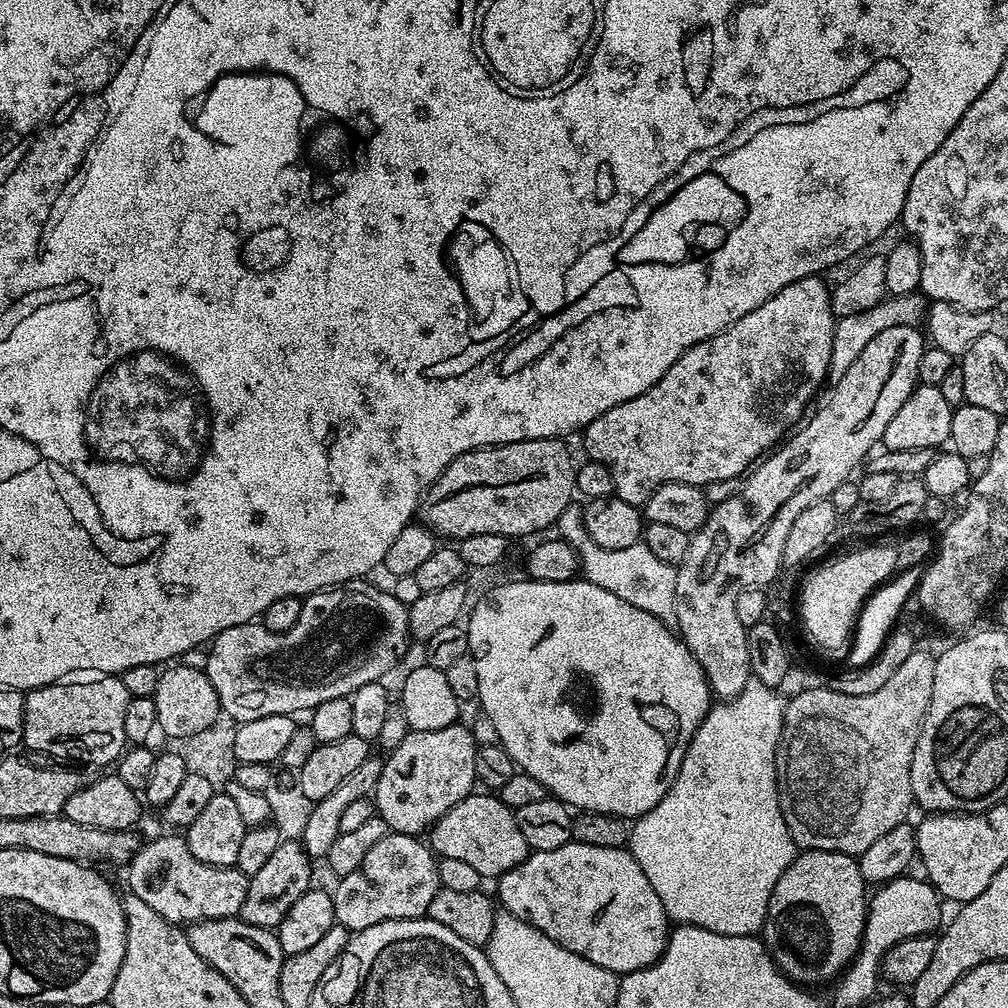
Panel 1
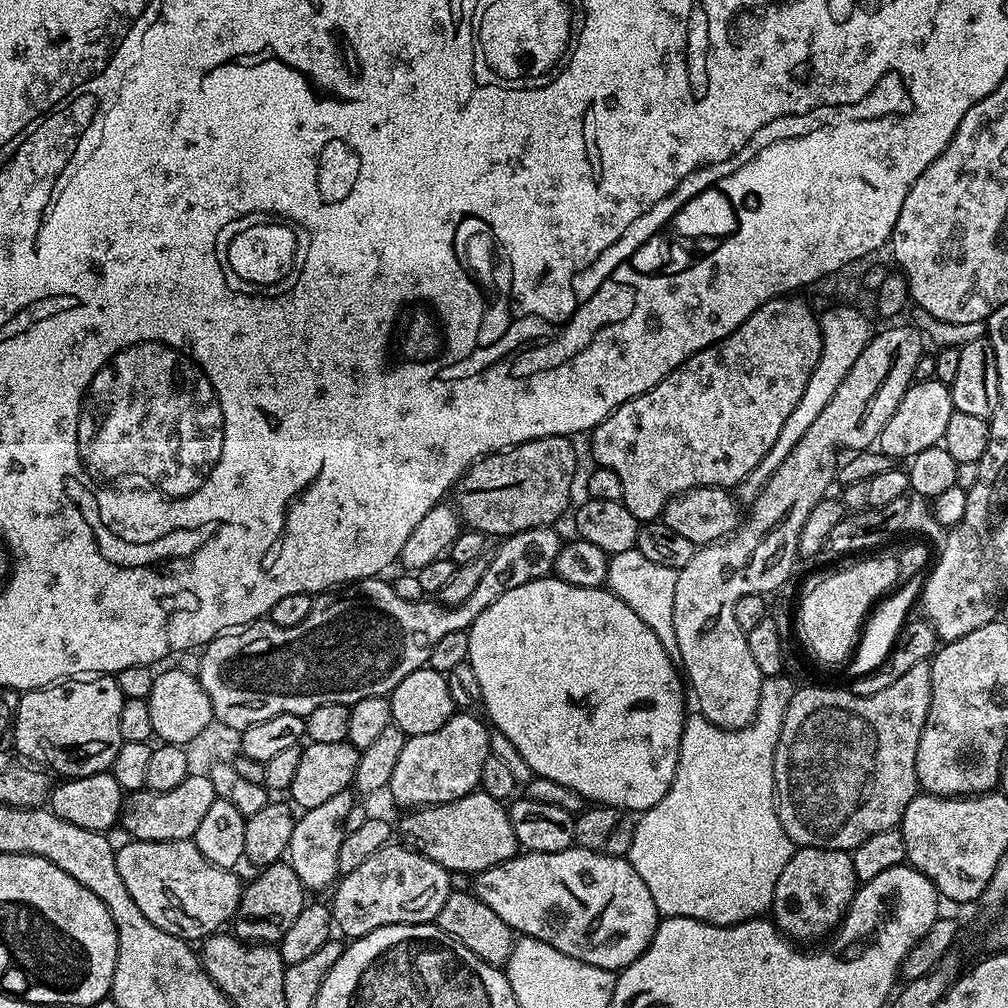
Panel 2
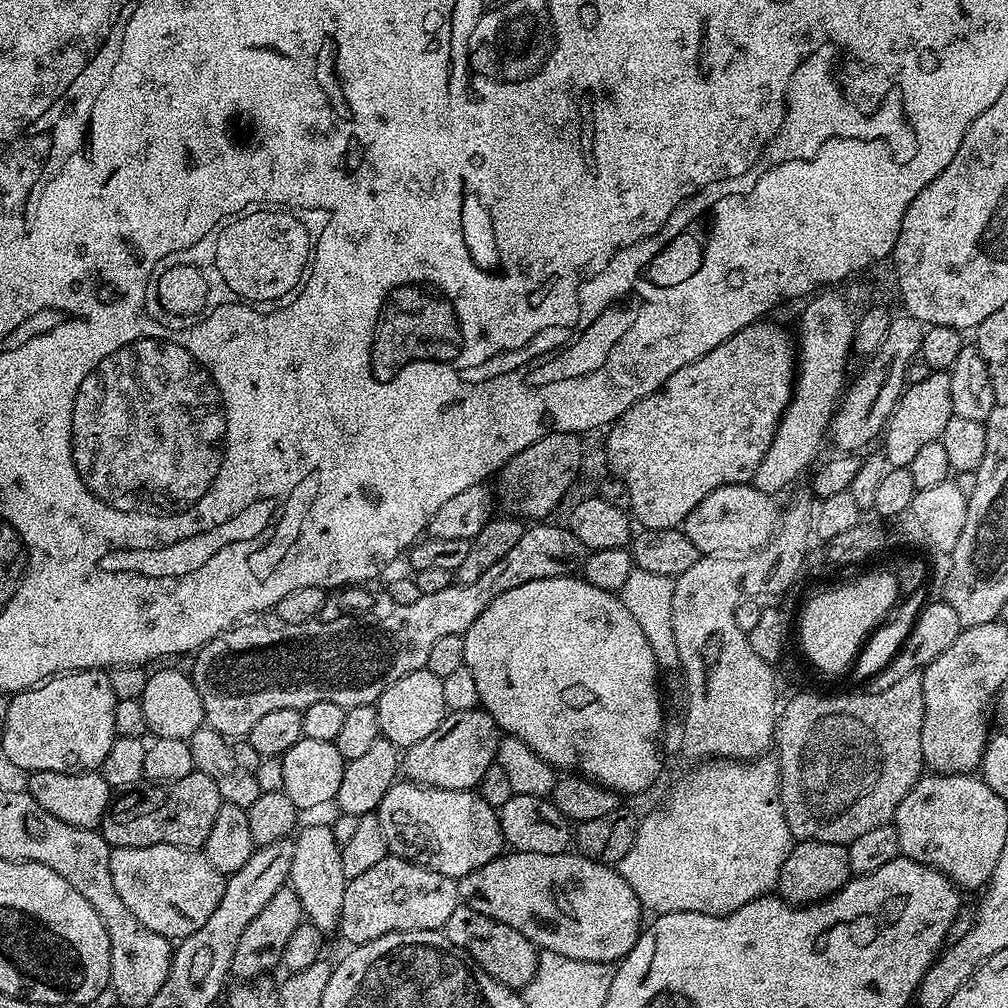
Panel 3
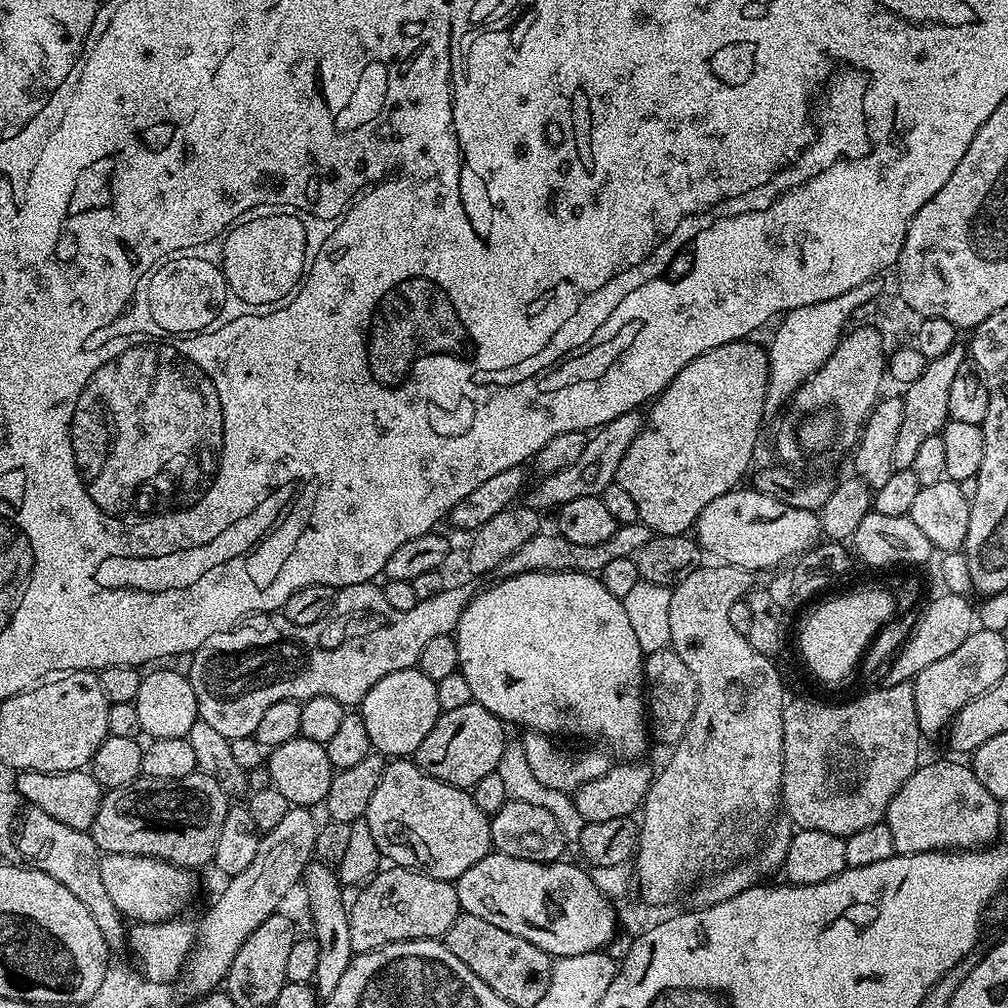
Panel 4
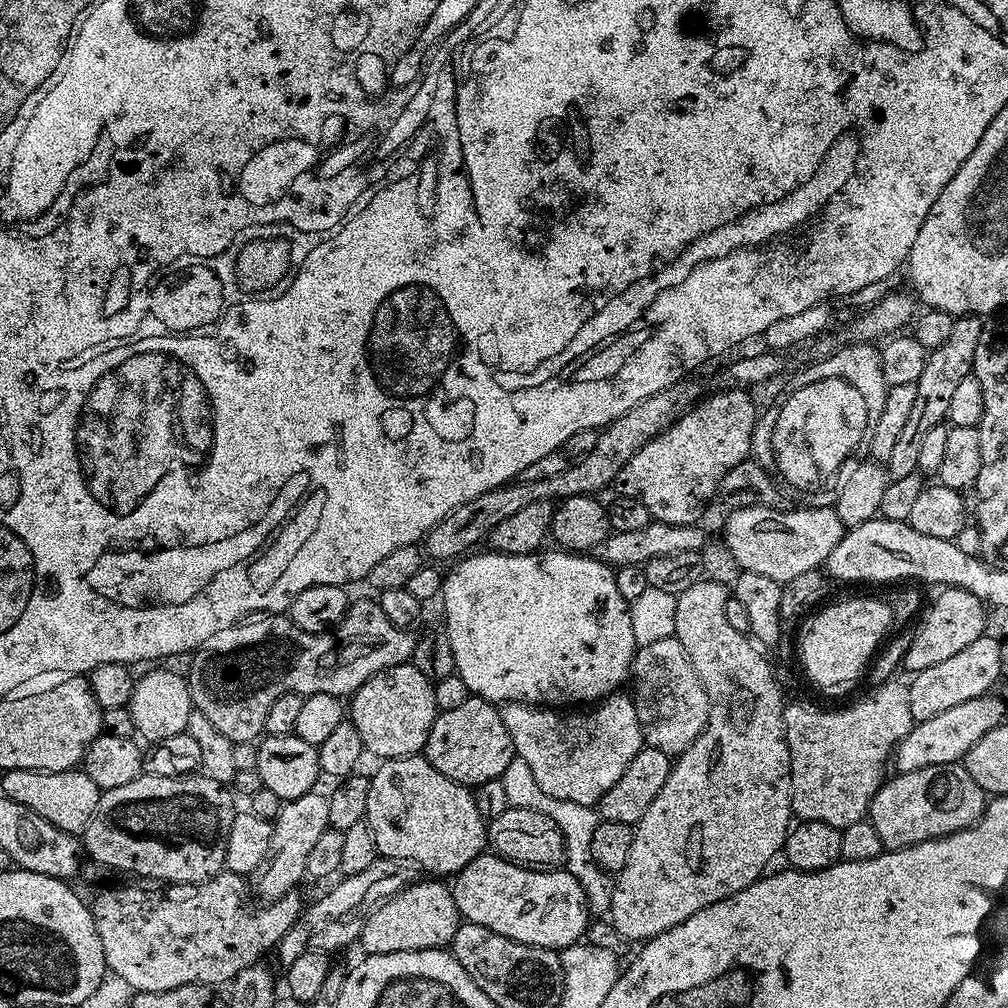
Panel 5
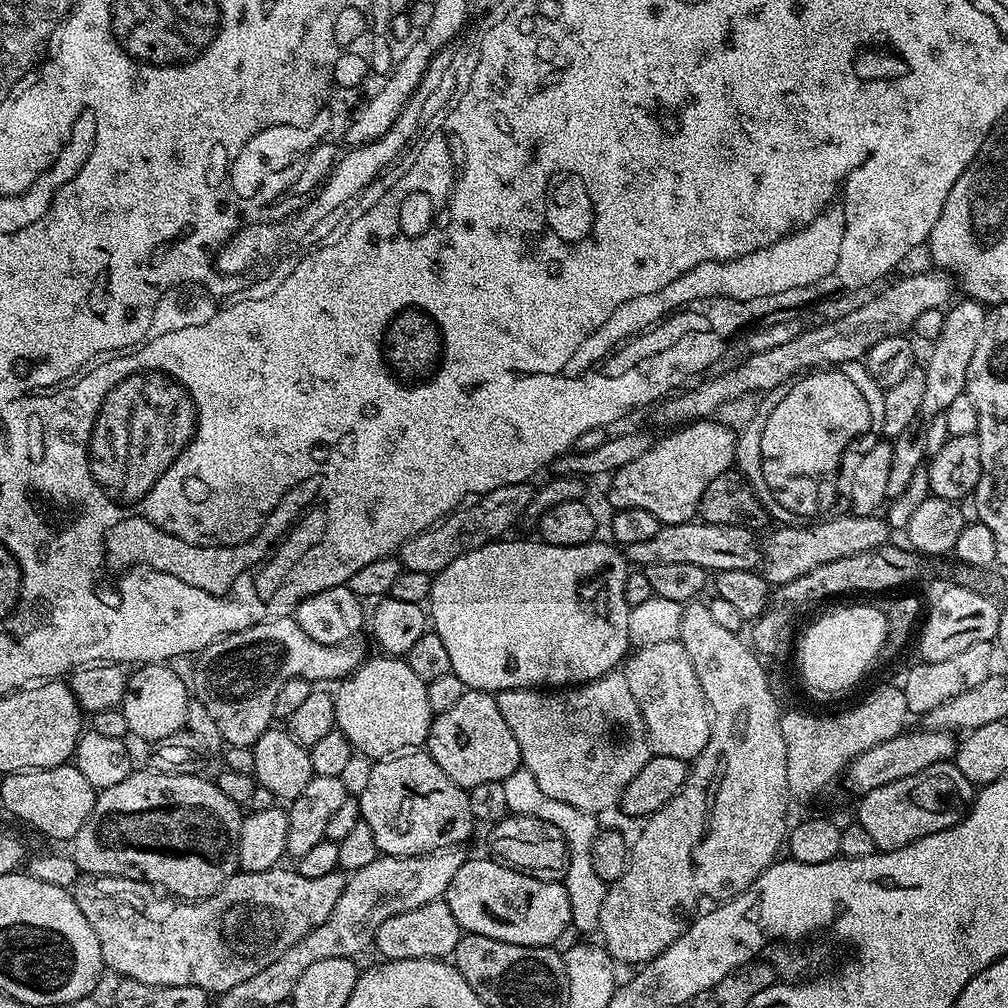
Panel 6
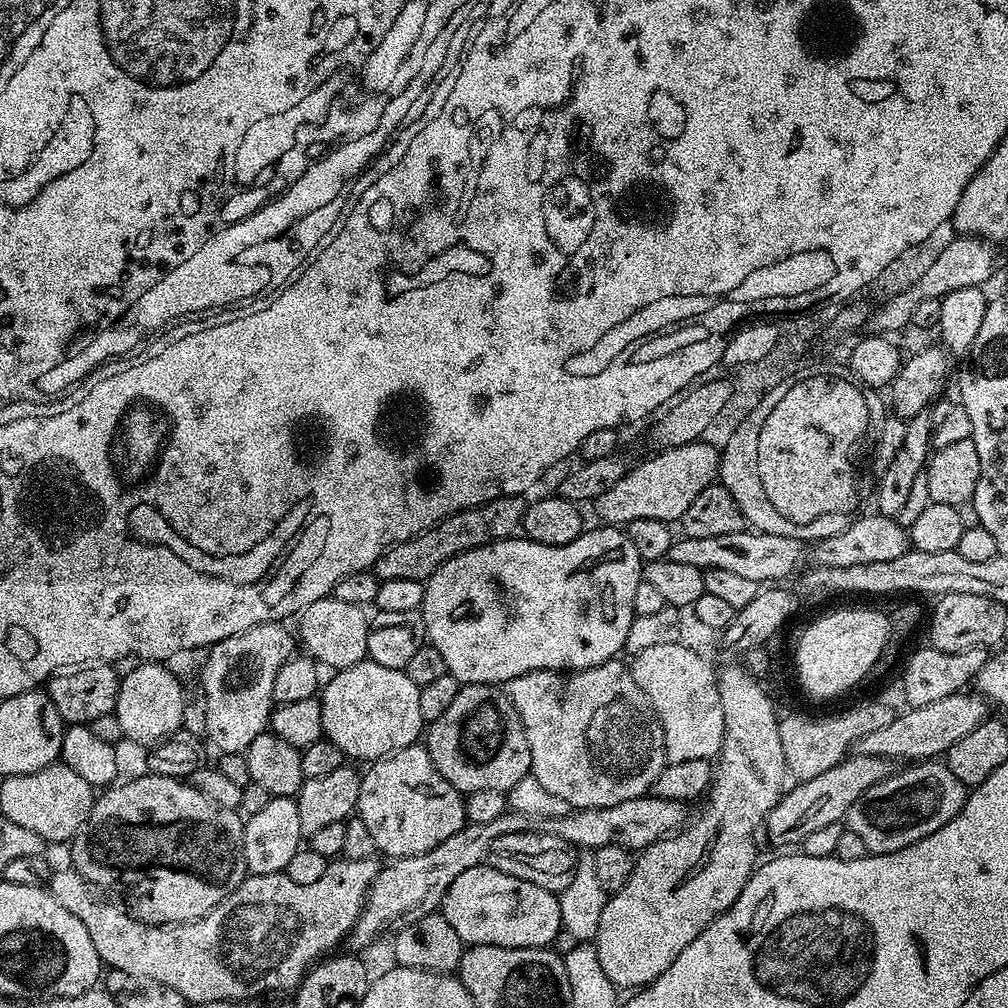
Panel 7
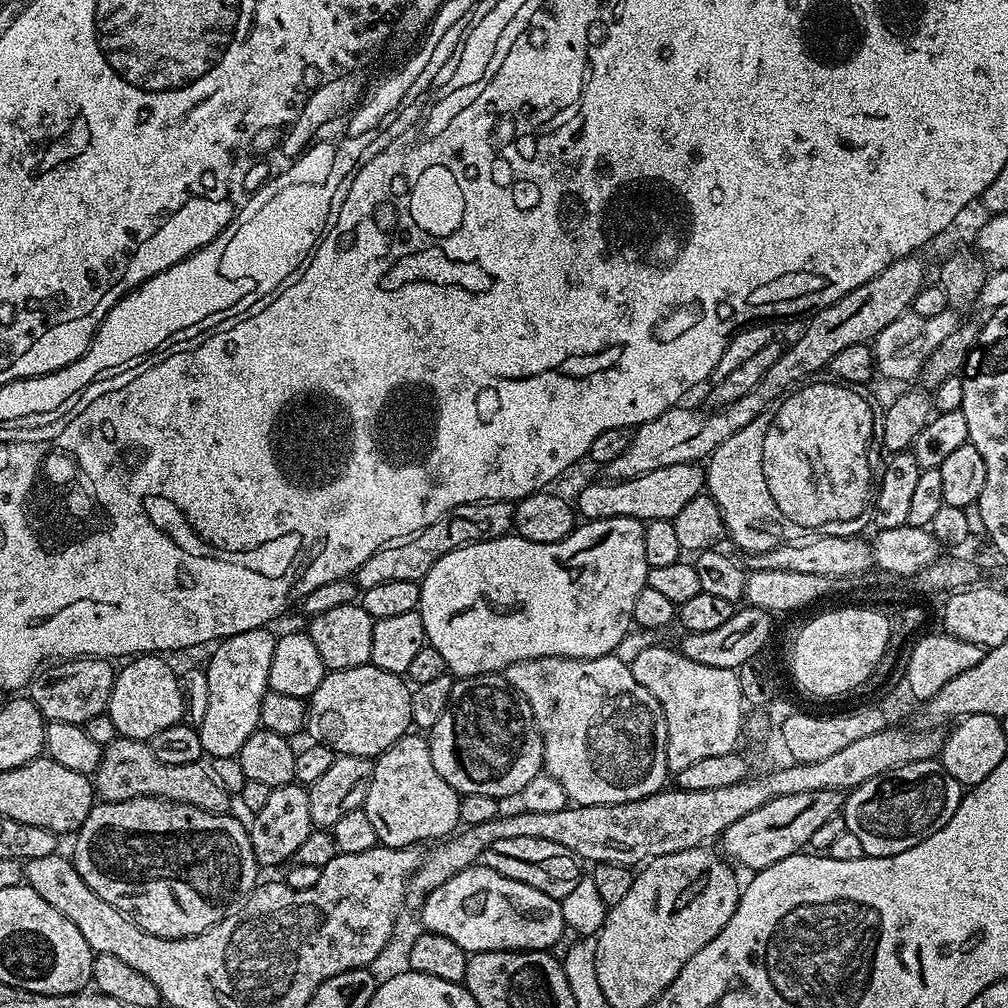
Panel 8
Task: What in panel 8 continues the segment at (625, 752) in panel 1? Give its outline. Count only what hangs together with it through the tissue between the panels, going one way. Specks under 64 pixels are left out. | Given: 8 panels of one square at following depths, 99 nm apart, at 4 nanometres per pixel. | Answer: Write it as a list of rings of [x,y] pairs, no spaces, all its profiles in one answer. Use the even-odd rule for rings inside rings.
[[[629,516],[590,520],[573,528],[570,535],[562,538],[562,542],[543,544],[542,542],[530,542],[521,536],[509,534],[486,542],[474,542],[470,546],[462,546],[442,558],[438,558],[434,562],[434,566],[430,566],[430,570],[423,580],[419,581],[420,606],[418,611],[422,618],[425,641],[432,645],[434,650],[438,650],[439,654],[442,654],[447,671],[456,678],[500,674],[514,662],[522,662],[530,658],[565,656],[566,658],[585,660],[586,658],[613,655],[618,642],[622,642],[624,635],[633,627],[634,598],[638,598],[638,593],[648,583],[649,566],[646,562],[646,549],[642,543],[644,526],[645,521],[635,520]]]

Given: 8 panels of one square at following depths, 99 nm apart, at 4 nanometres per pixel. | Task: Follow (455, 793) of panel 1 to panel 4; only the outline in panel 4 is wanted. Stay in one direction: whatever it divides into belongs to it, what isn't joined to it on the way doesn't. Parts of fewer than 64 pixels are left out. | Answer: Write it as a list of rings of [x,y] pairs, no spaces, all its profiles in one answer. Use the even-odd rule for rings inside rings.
[[[475,702],[459,710],[441,712],[430,734],[422,738],[422,746],[414,753],[414,763],[426,774],[455,788],[470,790],[486,774],[496,771],[506,743],[505,725],[490,710]]]

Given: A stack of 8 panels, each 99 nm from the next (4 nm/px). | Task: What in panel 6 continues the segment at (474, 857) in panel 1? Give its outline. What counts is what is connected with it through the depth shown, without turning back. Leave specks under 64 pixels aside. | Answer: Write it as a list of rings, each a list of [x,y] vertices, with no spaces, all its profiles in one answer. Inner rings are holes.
[[[409,750],[371,765],[364,789],[358,793],[361,817],[370,826],[374,842],[378,842],[381,853],[386,856],[423,856],[429,852],[452,850],[464,846],[472,836],[474,821],[470,814],[470,802],[465,789],[455,784],[440,769],[438,762],[424,750]]]

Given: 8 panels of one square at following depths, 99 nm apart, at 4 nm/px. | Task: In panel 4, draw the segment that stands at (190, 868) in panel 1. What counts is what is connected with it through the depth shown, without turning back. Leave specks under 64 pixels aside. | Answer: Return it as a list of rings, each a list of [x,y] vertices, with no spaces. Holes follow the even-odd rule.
[[[103,853],[99,870],[115,908],[134,922],[152,923],[175,919],[196,890],[197,875],[193,871],[152,856]]]

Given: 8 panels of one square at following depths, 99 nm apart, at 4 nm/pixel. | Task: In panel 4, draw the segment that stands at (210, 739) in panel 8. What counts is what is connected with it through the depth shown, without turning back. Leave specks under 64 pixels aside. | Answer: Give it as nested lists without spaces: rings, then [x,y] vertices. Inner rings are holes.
[[[446,586],[442,594],[434,594],[434,598],[417,600],[414,610],[389,611],[385,628],[376,624],[380,620],[379,610],[370,601],[364,600],[353,612],[337,607],[310,626],[294,626],[294,622],[277,618],[265,628],[237,626],[227,632],[214,634],[214,638],[206,638],[200,649],[193,653],[193,665],[187,676],[190,686],[194,686],[199,719],[218,730],[222,738],[234,741],[253,735],[262,714],[266,714],[266,706],[274,706],[274,702],[303,702],[315,696],[329,696],[345,706],[359,705],[374,682],[386,678],[386,674],[417,667],[422,650],[429,645],[429,641],[438,635],[453,635],[473,595],[473,589]]]

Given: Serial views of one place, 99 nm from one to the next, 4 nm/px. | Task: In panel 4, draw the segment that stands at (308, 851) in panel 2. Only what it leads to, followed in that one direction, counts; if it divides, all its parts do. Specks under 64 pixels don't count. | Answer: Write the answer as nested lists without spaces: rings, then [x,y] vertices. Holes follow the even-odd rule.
[[[313,862],[304,870],[302,877],[302,889],[308,895],[308,912],[312,915],[312,932],[311,935],[318,942],[318,970],[314,977],[314,987],[316,989],[317,997],[326,998],[330,994],[334,994],[334,990],[338,987],[338,982],[342,978],[342,974],[346,974],[346,966],[350,966],[352,957],[354,955],[352,947],[350,946],[350,926],[348,925],[349,909],[346,907],[346,900],[344,904],[344,896],[340,877],[336,875],[335,871],[329,865]]]

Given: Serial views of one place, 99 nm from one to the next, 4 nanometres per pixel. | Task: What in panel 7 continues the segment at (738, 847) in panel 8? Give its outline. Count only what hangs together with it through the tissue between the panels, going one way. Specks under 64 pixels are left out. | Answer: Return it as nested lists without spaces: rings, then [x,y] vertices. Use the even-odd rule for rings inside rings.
[[[851,755],[835,764],[826,774],[818,774],[818,778],[810,778],[793,783],[781,796],[774,810],[768,812],[766,833],[772,844],[799,845],[806,838],[806,834],[818,830],[821,826],[830,826],[830,822],[841,822],[847,817],[848,808],[887,776],[893,775],[893,761],[885,756]]]

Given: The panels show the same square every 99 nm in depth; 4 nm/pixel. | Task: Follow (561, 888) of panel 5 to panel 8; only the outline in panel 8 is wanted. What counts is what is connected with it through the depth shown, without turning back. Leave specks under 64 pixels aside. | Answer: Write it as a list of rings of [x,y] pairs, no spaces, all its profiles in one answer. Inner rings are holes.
[[[473,866],[454,874],[438,890],[424,899],[418,915],[423,931],[442,934],[450,942],[458,942],[466,953],[473,952],[543,952],[552,950],[566,932],[561,901],[526,886],[514,878],[506,878],[483,866]]]

